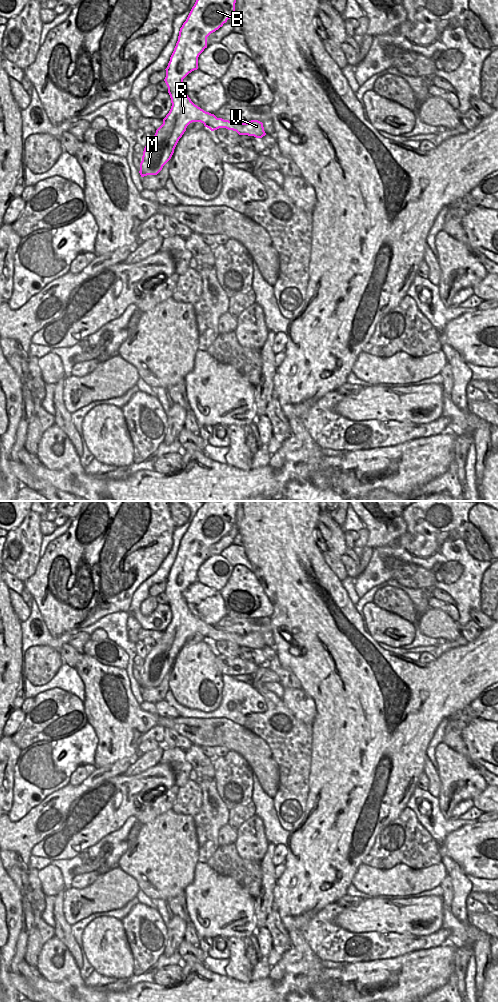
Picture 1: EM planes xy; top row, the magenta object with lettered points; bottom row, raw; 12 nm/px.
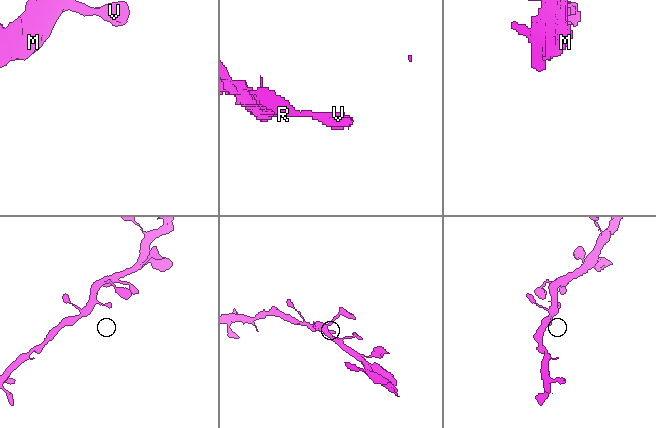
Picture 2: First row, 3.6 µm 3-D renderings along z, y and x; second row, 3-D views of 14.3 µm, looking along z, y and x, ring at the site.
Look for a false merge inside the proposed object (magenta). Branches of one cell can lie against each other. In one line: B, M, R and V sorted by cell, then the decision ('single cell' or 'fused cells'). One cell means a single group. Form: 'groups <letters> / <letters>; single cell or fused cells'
groups B M R V; single cell

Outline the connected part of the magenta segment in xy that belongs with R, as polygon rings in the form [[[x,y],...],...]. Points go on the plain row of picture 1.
[[[236,501],[203,503],[180,540],[178,553],[165,581],[164,593],[172,618],[163,636],[147,653],[140,675],[141,689],[157,687],[162,682],[192,634],[201,634],[211,643],[226,640],[256,650],[266,647],[263,635],[258,632],[231,634],[204,623],[191,613],[183,597],[183,591],[198,581],[198,569],[207,560],[207,549],[231,530],[235,515]]]

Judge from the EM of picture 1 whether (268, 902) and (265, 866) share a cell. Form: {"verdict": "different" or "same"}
{"verdict": "same"}

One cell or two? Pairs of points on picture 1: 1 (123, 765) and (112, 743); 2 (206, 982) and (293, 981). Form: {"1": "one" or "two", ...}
{"1": "two", "2": "one"}

